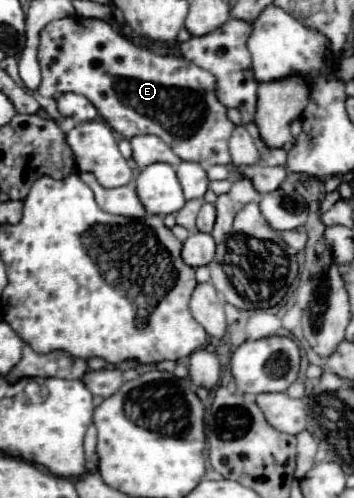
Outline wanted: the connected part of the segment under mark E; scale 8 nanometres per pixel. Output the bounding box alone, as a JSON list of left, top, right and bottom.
[38,16,234,164]

